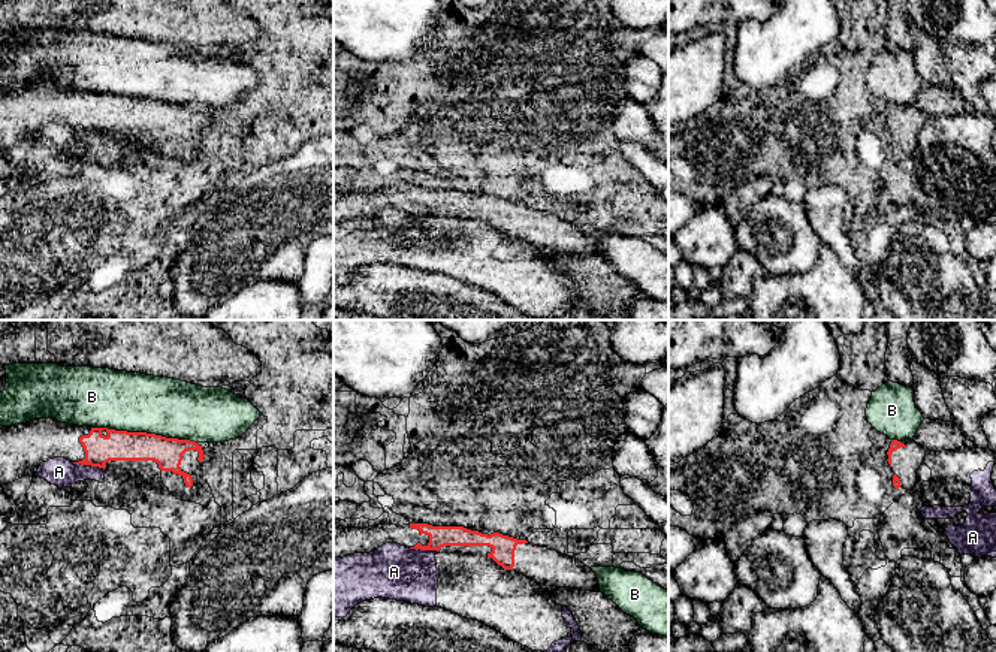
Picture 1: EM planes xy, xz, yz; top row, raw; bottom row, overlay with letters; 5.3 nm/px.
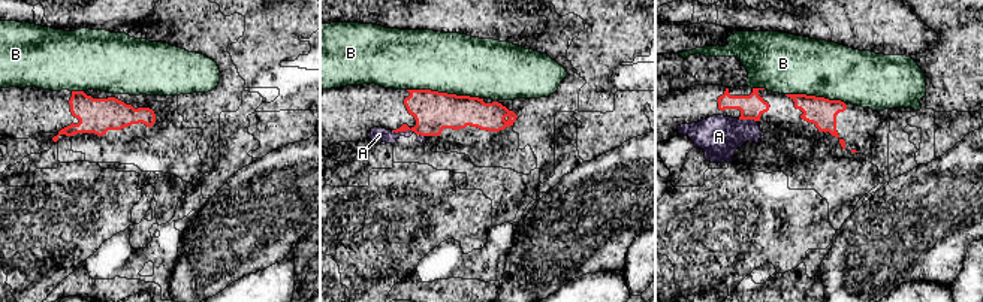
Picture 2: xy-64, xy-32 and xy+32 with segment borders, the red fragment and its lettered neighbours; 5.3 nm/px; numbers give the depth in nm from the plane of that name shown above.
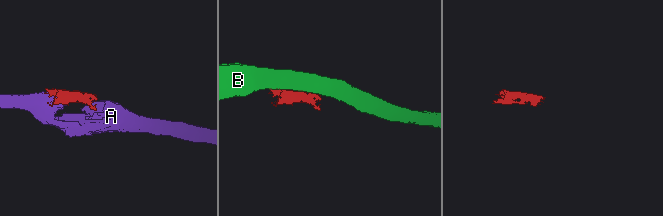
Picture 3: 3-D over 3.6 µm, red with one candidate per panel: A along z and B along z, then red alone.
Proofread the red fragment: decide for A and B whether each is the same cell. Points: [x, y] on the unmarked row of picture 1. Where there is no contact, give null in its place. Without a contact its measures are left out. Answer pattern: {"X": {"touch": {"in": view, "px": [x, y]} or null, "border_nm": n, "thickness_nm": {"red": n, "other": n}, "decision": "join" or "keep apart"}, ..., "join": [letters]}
{"A": {"touch": {"in": "xy", "px": [88, 129]}, "border_nm": 180, "thickness_nm": {"red": 160, "other": 150}, "decision": "keep apart"}, "B": {"touch": {"in": "xy", "px": [144, 97]}, "border_nm": 550, "thickness_nm": {"red": 160, "other": 320}, "decision": "keep apart"}, "join": []}

